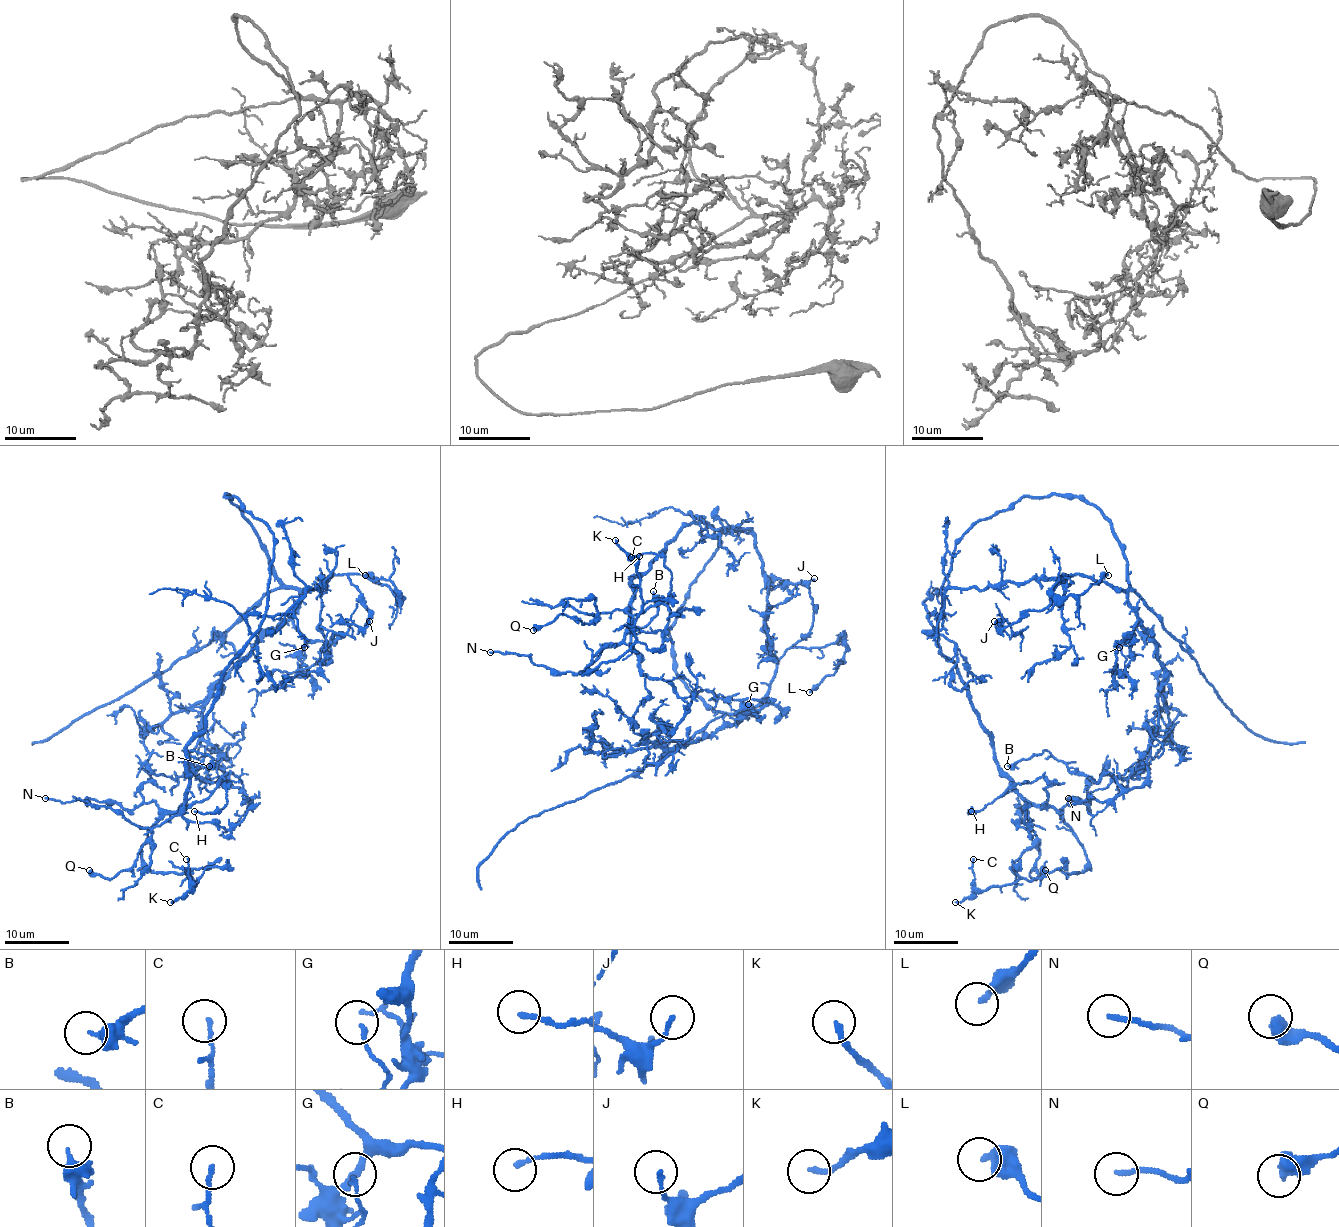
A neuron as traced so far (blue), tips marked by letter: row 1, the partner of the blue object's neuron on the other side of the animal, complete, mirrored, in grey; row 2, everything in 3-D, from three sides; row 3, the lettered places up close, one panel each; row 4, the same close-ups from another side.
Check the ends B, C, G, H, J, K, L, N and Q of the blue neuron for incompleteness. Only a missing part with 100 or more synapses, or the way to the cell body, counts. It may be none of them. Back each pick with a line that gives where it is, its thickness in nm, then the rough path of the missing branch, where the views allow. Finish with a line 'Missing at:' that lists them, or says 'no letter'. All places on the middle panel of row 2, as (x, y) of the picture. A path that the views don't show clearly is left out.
Missing at: no letter

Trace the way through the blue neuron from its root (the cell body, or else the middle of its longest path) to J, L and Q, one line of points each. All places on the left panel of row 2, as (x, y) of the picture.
J: (318, 589), (323, 583), (321, 578), (345, 575), (369, 612), (365, 628), (369, 621)
L: (318, 589), (323, 583), (321, 578), (361, 573), (371, 580), (389, 580), (401, 597), (365, 575)
Q: (318, 589), (265, 616), (230, 663), (186, 746), (183, 809), (153, 828), (129, 868), (89, 870)

